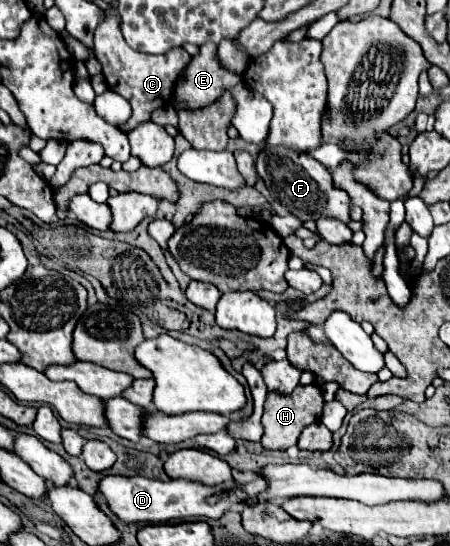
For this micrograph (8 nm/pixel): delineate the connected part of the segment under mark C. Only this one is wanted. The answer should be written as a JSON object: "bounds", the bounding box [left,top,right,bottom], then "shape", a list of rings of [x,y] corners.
{"bounds":[94,16,190,134],"shape":[[[118,16],[118,30],[108,20],[98,24],[98,28],[94,32],[94,50],[96,50],[96,58],[102,62],[108,88],[112,92],[120,94],[122,98],[126,98],[132,106],[132,116],[128,118],[128,122],[118,126],[126,134],[130,130],[134,130],[136,124],[148,122],[154,110],[170,104],[170,98],[174,96],[174,82],[176,82],[180,70],[190,62],[190,54],[184,48],[174,48],[174,50],[170,50],[166,54],[158,54],[158,56],[132,50],[124,42],[122,30],[120,30],[120,16]]]}

